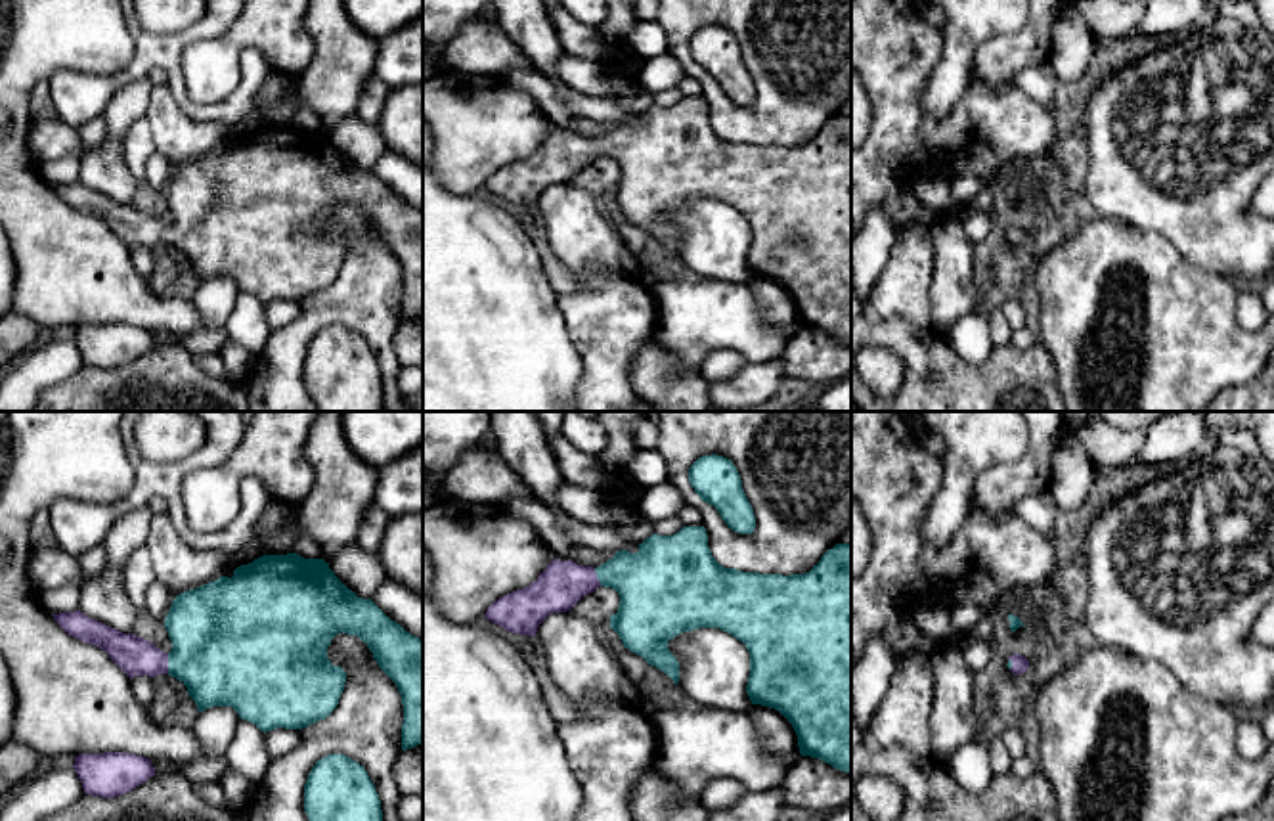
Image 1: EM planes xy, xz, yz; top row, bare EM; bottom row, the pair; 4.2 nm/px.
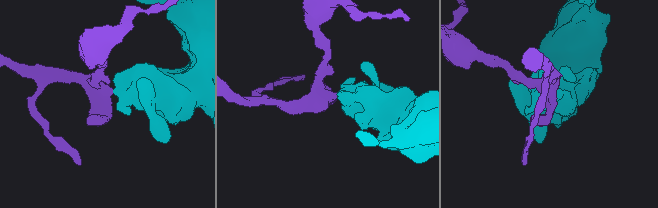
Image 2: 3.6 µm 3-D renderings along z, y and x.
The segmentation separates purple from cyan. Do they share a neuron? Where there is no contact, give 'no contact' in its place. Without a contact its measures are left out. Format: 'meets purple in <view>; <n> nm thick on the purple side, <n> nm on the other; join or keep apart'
meets purple in xy; 160 nm thick on the purple side, 440 nm on the other; join

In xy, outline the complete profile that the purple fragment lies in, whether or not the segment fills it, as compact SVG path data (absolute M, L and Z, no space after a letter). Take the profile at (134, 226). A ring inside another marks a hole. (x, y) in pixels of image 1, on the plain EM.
M262 126L237 138L231 149L220 147L176 166L165 189L172 212L168 226L80 182L52 188L75 211L105 222L130 251L168 245L187 258L199 283L231 277L264 304L277 299L302 300L331 287L344 262L346 243L331 235L327 218L340 203L358 207L402 266L402 322L423 314L423 211L390 191L371 170L348 161L323 130Z

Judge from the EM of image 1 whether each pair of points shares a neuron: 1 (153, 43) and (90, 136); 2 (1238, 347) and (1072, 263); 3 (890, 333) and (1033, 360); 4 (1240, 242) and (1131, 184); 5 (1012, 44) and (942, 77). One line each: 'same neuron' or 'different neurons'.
1: different neurons
2: same neuron
3: same neuron
4: same neuron
5: different neurons

